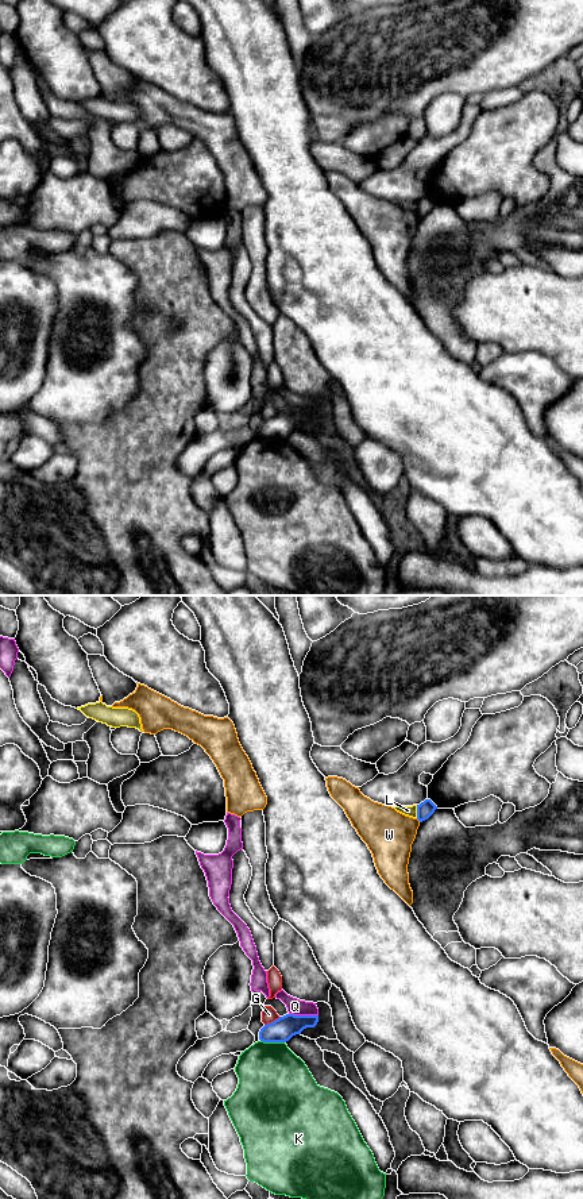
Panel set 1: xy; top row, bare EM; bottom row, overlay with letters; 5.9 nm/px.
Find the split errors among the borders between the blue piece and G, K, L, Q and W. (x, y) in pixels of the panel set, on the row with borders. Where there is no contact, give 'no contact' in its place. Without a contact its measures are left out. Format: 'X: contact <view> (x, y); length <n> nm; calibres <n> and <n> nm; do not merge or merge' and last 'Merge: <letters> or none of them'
G: contact xy (271, 1022); length 110 nm; calibres 140 and 90 nm; do not merge
K: contact xy (273, 1041); length 140 nm; calibres 140 and 420 nm; do not merge
L: contact xy (417, 812); length 80 nm; calibres 100 and 60 nm; do not merge
Q: contact xy (304, 1016); length 180 nm; calibres 140 and 100 nm; do not merge
W: contact xy (419, 820); length 40 nm; calibres 100 and 300 nm; do not merge
Merge: none of them

